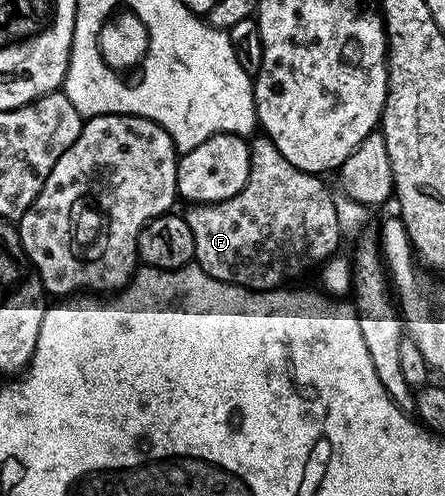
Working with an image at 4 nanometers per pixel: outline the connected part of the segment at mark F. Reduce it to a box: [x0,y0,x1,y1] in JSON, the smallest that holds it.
[185,135,341,291]

